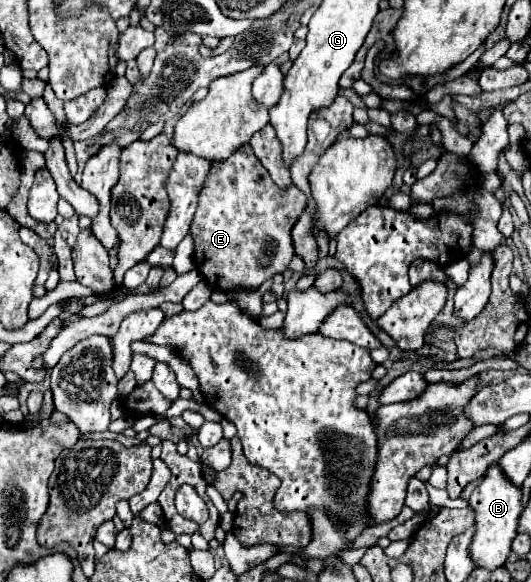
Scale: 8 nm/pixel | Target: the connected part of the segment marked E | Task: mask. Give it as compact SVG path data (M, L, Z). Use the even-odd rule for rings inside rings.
M243 145L225 163L213 163L199 193L199 205L191 221L191 237L195 243L195 267L211 289L233 291L237 287L259 289L259 285L277 273L283 273L291 261L293 241L291 229L307 207L305 195L293 187L277 187L249 145Z

